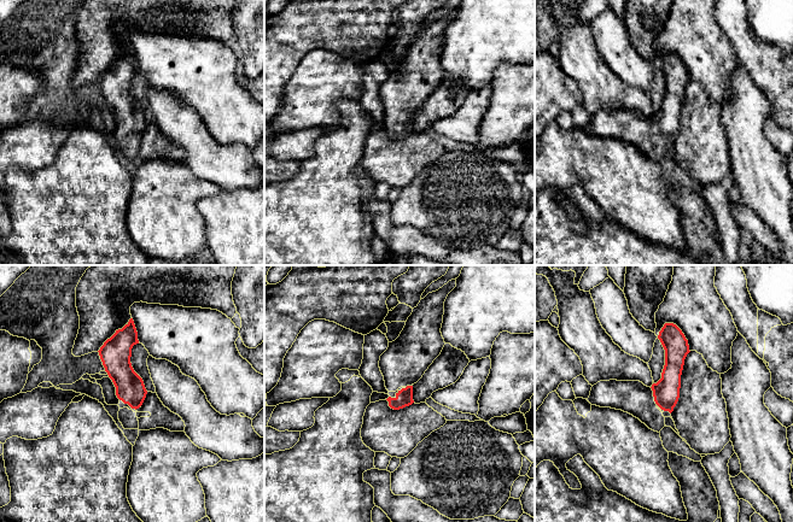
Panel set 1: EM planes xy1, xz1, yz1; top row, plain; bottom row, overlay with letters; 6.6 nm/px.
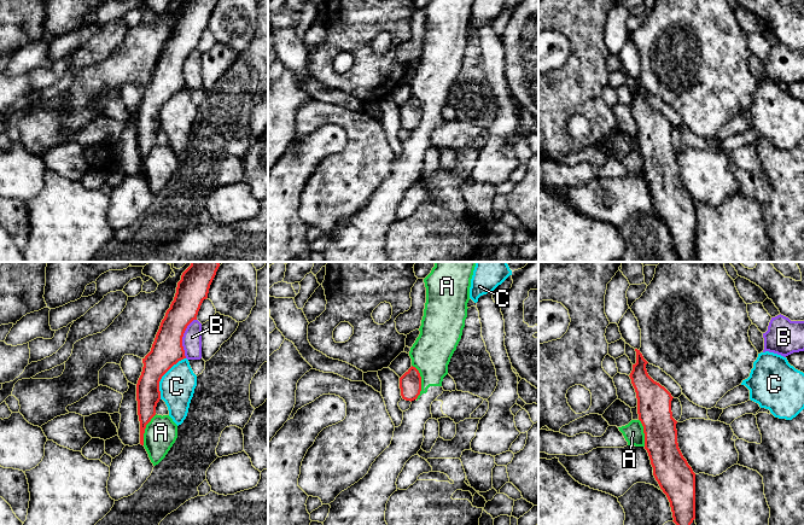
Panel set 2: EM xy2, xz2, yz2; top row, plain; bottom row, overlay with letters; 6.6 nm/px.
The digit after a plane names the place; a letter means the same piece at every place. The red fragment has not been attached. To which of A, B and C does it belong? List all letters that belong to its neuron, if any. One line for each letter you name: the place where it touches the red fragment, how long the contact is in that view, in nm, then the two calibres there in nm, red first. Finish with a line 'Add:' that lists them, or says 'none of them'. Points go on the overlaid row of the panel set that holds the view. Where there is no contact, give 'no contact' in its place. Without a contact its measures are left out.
Add: none of them

